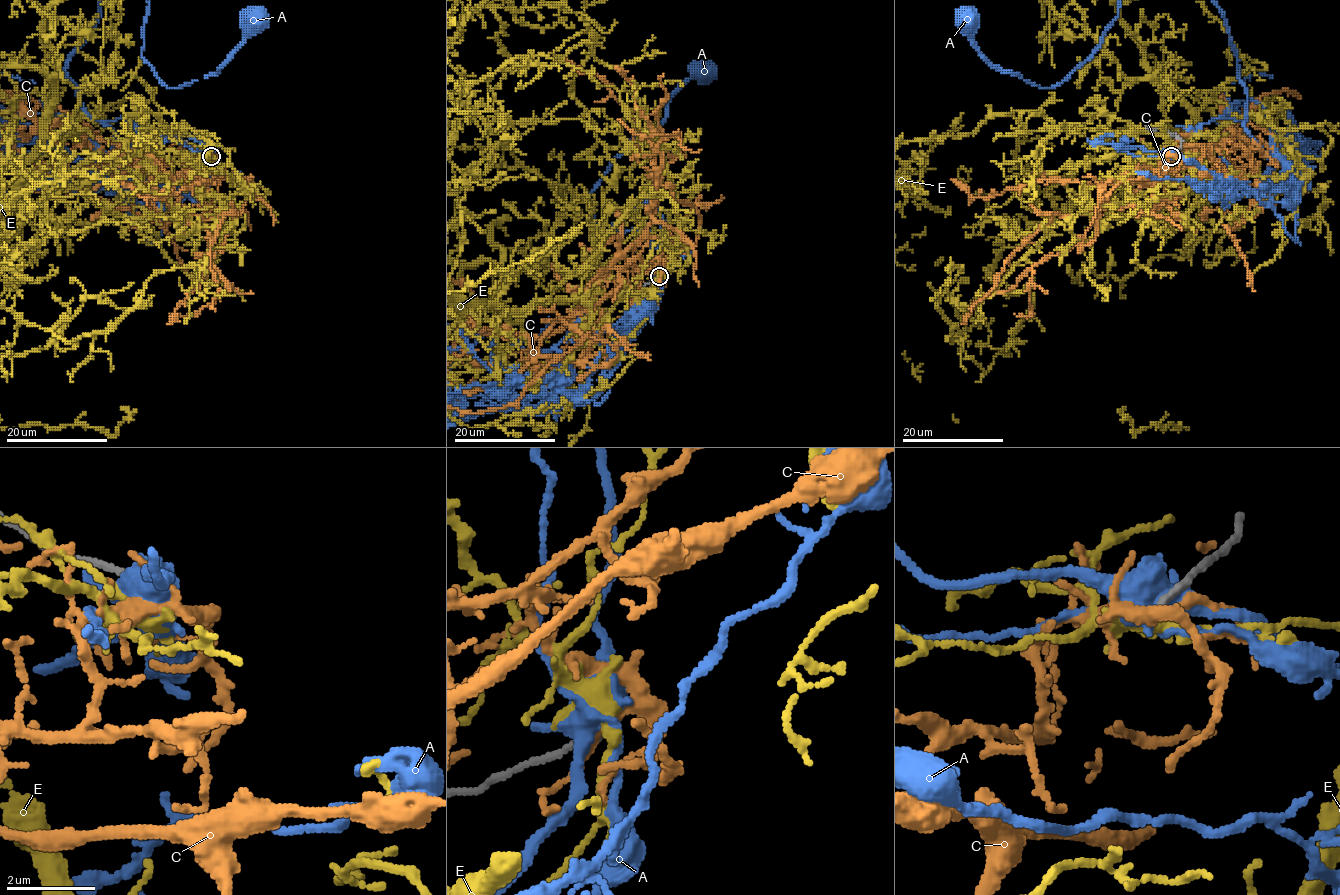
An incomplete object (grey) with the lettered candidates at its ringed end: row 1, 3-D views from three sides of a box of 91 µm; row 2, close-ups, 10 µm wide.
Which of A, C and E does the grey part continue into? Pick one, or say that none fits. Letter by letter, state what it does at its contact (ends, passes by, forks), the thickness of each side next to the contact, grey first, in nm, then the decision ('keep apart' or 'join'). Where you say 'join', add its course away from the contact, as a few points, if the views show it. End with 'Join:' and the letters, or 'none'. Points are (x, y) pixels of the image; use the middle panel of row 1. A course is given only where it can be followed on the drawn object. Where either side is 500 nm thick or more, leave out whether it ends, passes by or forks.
A: 200/500 nm | keep apart
C: it forks | 170/300 nm | keep apart
E: it forks | 160/320 nm | keep apart
Join: none

